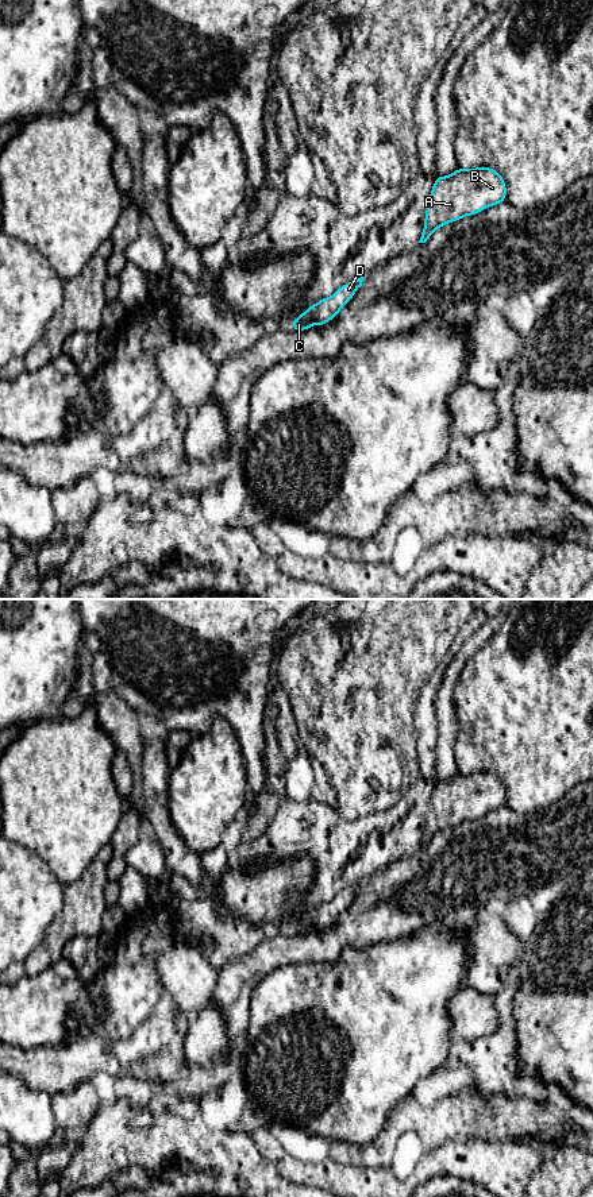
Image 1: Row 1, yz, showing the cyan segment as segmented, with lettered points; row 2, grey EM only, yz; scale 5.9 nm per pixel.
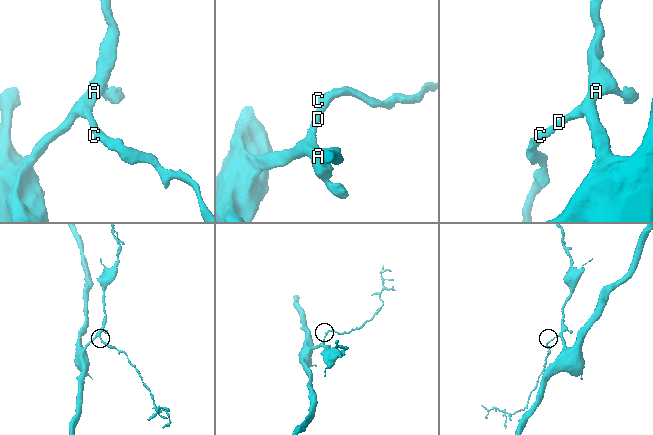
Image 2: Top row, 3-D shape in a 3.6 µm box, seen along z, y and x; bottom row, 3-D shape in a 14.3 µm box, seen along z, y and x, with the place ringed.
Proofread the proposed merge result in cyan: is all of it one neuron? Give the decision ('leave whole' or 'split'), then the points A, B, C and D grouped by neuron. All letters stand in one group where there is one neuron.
leave whole; groups A B C D

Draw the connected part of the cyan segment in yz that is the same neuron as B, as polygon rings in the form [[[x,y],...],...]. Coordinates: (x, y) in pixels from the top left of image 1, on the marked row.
[[[458,166],[447,177],[436,174],[419,243],[426,243],[439,227],[505,202],[505,196],[507,184],[492,167],[463,170]]]

